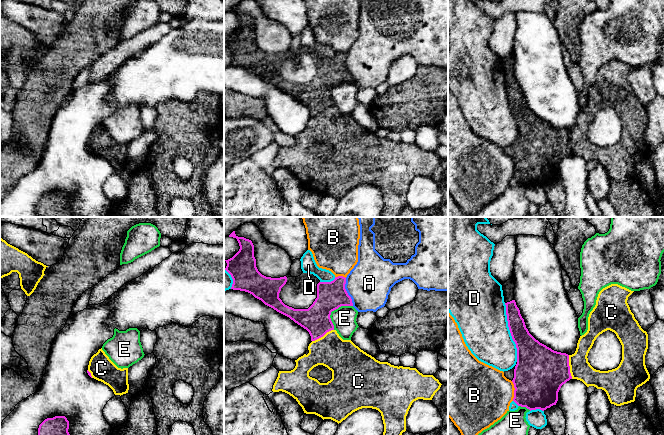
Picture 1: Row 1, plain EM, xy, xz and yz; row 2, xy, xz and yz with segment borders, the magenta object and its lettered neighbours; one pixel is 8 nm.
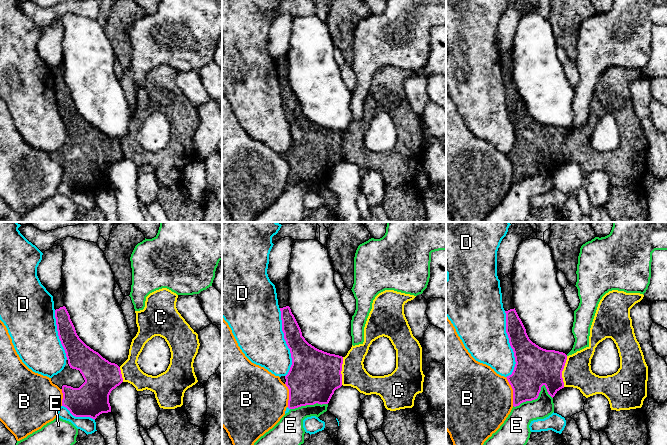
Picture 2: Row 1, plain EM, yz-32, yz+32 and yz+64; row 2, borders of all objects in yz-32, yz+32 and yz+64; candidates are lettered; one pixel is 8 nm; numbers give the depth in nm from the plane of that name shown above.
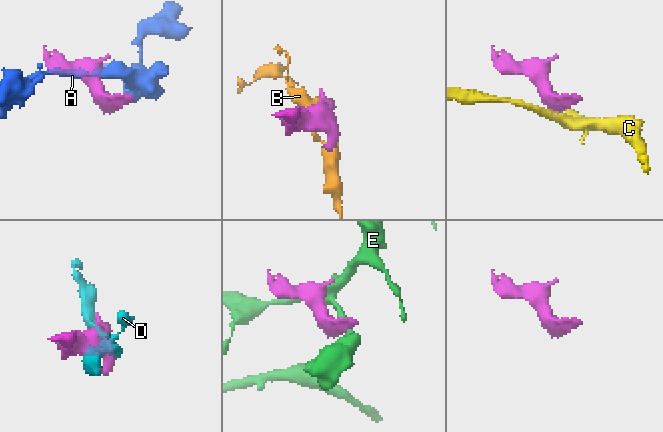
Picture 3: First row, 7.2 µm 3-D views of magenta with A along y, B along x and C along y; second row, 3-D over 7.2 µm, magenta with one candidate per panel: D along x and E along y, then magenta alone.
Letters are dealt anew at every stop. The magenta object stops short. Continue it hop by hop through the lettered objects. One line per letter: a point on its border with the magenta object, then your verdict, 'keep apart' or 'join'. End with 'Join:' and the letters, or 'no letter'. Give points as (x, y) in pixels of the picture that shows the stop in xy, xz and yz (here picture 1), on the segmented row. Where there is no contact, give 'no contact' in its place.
A: meets magenta in xz at (346, 292); keep apart
B: meets magenta in yz at (514, 391); keep apart
C: meets magenta in yz at (569, 367); keep apart
D: meets magenta in yz at (510, 332); keep apart
E: meets magenta in xz at (333, 310); keep apart
Join: no letter

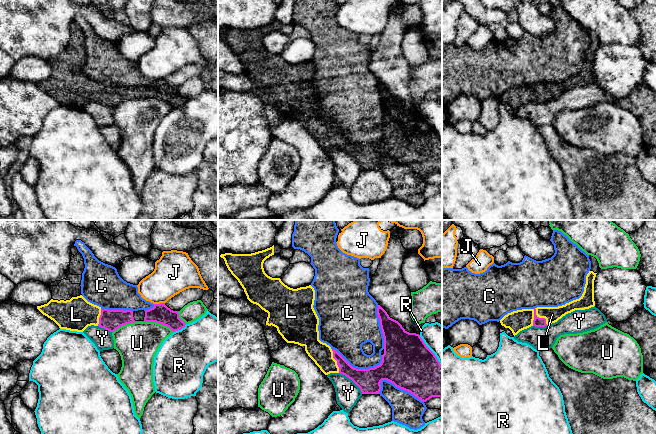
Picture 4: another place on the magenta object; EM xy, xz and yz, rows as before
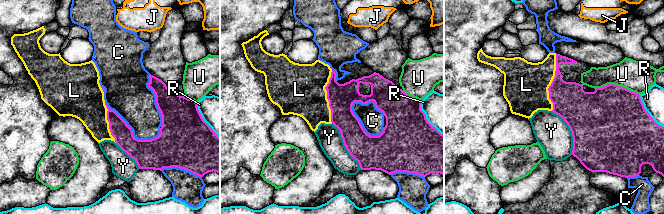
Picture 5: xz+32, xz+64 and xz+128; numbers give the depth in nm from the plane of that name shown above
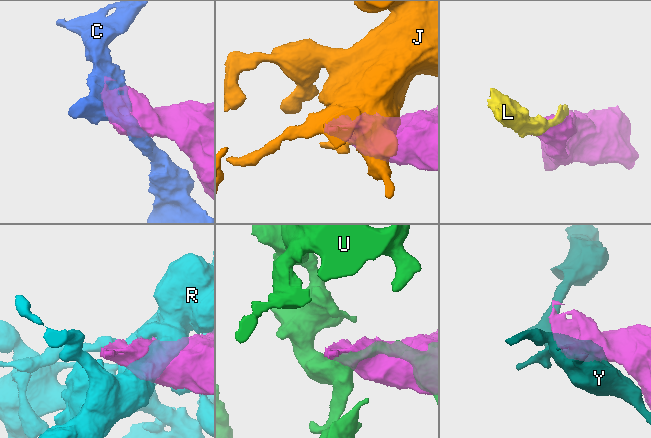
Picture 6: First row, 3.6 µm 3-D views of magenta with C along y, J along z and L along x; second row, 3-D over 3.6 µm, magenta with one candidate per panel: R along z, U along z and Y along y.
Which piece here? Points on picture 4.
C: meets magenta in xz at (356, 368); keep apart
J: meets magenta in xy at (160, 303); keep apart
L: meets magenta in yz at (540, 318); join
R: meets magenta in xy at (179, 329); keep apart
U: meets magenta in xy at (142, 321); keep apart
Y: meets magenta in xz at (352, 380); keep apart
Join: L

